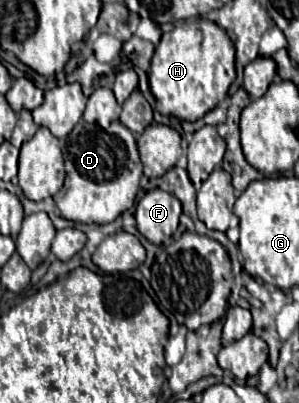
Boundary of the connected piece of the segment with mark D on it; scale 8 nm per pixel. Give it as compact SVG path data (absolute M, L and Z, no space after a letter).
M79 121L69 133L63 153L67 177L61 191L53 197L61 217L75 223L103 225L115 221L121 213L135 205L143 167L135 135L121 125L121 121L113 121L109 129Z

